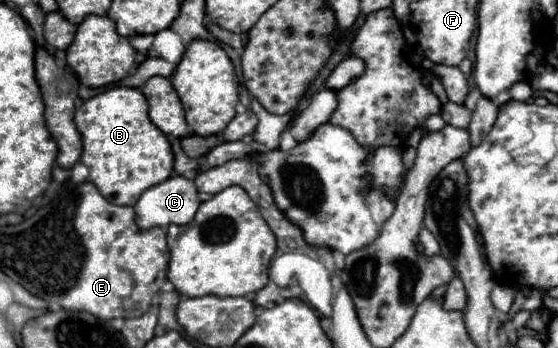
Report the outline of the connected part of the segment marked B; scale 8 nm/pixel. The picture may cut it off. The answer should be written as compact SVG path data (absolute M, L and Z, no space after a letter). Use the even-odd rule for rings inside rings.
M112 87L83 101L75 111L75 125L83 135L81 163L89 167L89 181L115 205L135 205L147 187L163 183L173 173L171 145L151 123L141 89Z

